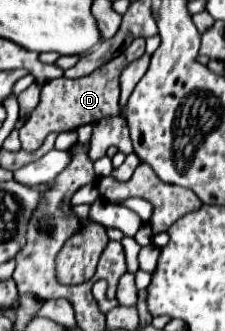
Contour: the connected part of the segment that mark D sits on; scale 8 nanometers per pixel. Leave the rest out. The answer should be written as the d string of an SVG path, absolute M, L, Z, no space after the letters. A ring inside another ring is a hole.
M135 39L119 57L105 63L105 67L95 69L91 75L85 75L81 79L59 77L59 79L47 81L41 89L41 101L39 101L37 109L33 111L31 119L25 121L25 125L19 129L23 149L27 153L37 151L51 131L57 131L57 133L71 131L81 125L101 121L103 117L119 117L121 115L121 105L119 105L121 71L129 63L139 59L143 53L145 53L145 39Z

